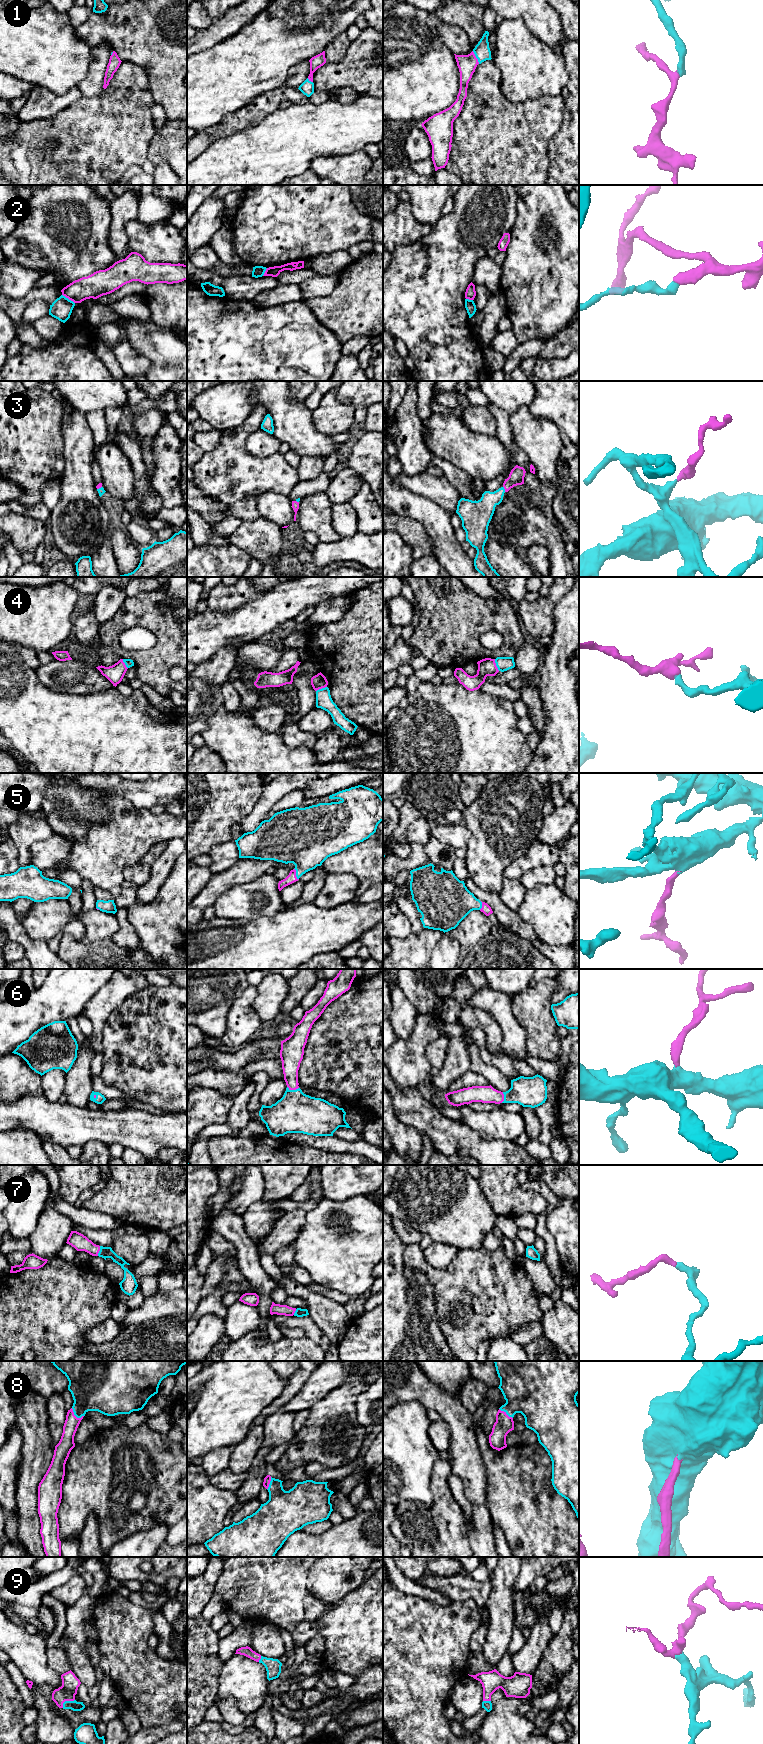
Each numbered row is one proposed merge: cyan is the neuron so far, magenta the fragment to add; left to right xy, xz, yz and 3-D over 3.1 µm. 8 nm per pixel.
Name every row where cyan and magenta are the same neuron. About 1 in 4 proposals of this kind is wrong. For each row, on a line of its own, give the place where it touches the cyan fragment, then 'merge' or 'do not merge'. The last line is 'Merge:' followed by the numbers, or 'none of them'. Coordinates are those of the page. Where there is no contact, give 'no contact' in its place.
1: yz (476, 57) | merge
2: xy (67, 298) | do not merge
3: yz (504, 489) | merge
4: yz (496, 665) | merge
5: xz (296, 874) | merge
6: xz (293, 1090) | merge
7: xy (99, 1251) | merge
8: xy (76, 1416) | merge
9: xy (66, 1701) | merge
Merge: 1, 3, 4, 5, 6, 7, 8, 9

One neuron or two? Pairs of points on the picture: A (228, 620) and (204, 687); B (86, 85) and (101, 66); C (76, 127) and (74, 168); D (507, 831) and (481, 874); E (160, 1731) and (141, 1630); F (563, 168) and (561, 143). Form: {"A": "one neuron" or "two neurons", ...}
{"A": "two neurons", "B": "one neuron", "C": "one neuron", "D": "one neuron", "E": "two neurons", "F": "one neuron"}

